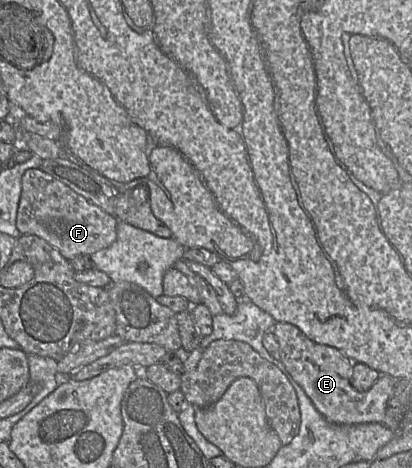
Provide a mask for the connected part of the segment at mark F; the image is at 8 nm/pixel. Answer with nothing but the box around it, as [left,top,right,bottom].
[16,168,118,261]

